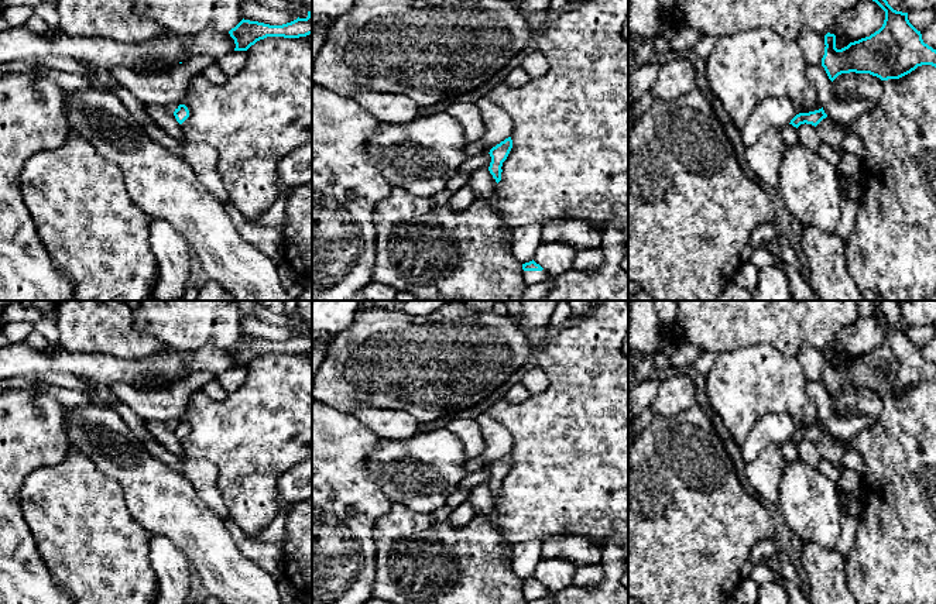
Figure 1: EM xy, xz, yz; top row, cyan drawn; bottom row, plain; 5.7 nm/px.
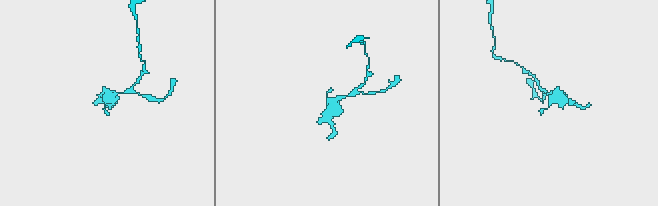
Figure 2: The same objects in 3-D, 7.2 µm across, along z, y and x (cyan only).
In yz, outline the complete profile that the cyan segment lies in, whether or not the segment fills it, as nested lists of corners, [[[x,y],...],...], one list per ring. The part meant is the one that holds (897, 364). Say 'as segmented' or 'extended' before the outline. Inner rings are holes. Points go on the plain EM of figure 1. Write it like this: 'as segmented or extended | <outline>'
as segmented | [[[878,309],[875,318],[884,327],[882,343],[870,353],[836,364],[836,351],[824,351],[822,382],[833,398],[841,389],[870,389],[881,397],[899,395],[918,382],[936,384],[936,366],[923,358],[908,336],[908,329],[894,326]]]

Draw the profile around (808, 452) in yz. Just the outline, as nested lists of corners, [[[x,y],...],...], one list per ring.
[[[805,439],[800,440],[796,446],[799,452],[799,459],[808,463],[809,466],[817,469],[822,456],[816,447],[816,443]]]

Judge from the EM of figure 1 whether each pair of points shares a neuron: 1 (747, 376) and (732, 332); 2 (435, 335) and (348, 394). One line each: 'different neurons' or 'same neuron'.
1: different neurons
2: same neuron

